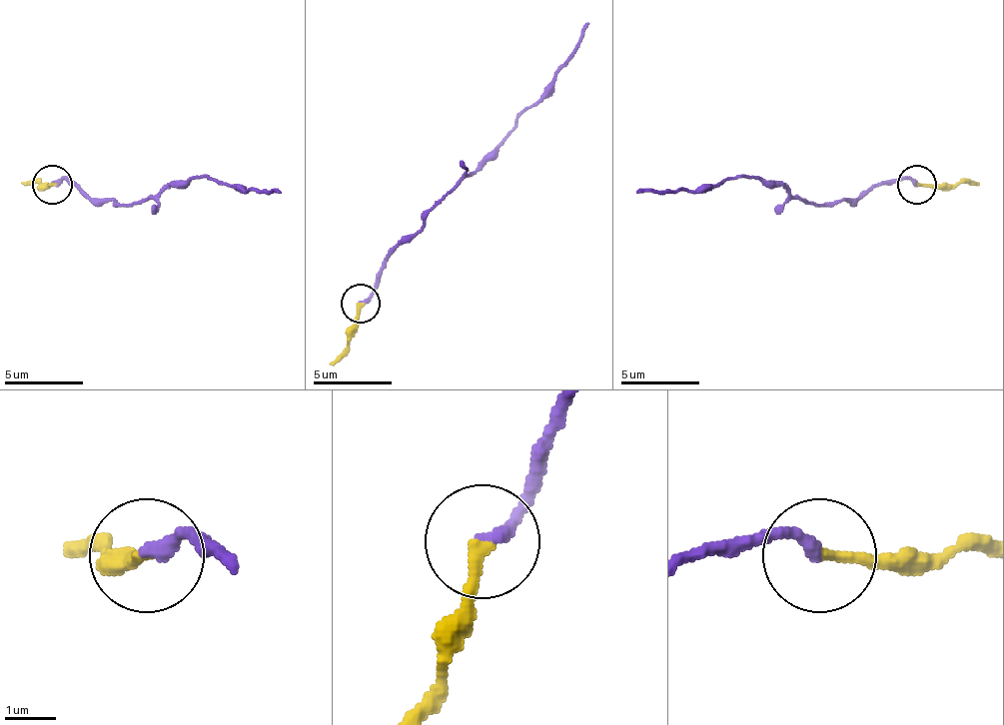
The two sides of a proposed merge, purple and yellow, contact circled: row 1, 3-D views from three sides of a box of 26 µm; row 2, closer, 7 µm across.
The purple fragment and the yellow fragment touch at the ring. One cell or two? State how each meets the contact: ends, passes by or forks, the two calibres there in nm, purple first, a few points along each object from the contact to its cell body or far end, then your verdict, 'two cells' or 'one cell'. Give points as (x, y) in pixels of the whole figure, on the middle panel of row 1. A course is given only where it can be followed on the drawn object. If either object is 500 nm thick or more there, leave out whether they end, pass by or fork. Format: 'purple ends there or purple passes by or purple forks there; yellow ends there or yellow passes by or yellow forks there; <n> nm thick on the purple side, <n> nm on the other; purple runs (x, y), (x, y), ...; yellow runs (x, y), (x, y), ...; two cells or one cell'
purple ends there; yellow ends there; 280 nm thick on the purple side, 240 nm on the other; purple runs (360, 302), (371, 294), (375, 275), (407, 243), (426, 216), (507, 134), (590, 24); yellow runs (360, 302), (356, 334), (328, 364); one cell

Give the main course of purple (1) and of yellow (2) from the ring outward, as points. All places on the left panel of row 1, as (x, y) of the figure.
1: (51, 184), (67, 180), (98, 199), (118, 203), (145, 203), (200, 176), (243, 192), (282, 192)
2: (51, 184), (20, 184)

